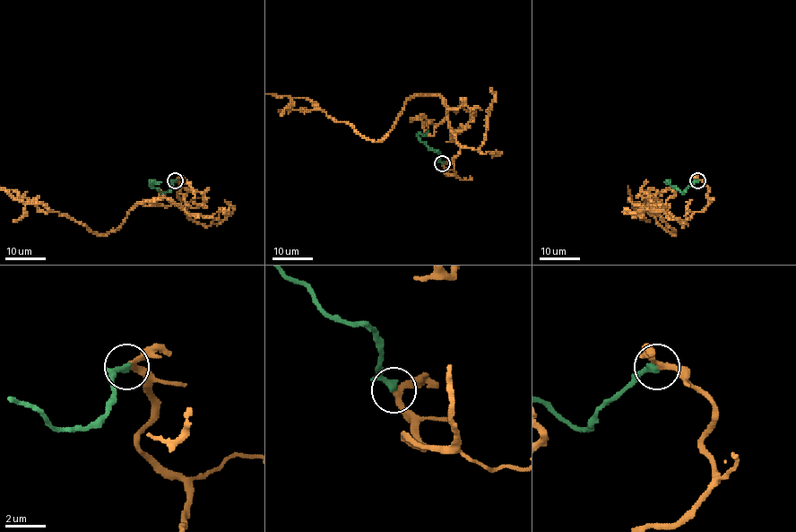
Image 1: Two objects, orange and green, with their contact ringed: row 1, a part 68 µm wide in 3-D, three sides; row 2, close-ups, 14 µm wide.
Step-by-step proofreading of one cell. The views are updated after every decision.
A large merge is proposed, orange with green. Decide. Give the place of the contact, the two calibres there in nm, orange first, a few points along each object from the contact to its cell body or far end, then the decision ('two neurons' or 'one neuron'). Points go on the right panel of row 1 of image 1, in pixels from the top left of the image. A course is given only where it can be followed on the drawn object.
at (697, 180); 260 nm thick on the orange side, 320 nm on the other; green runs (697, 180), (681, 192), (664, 181); one neuron

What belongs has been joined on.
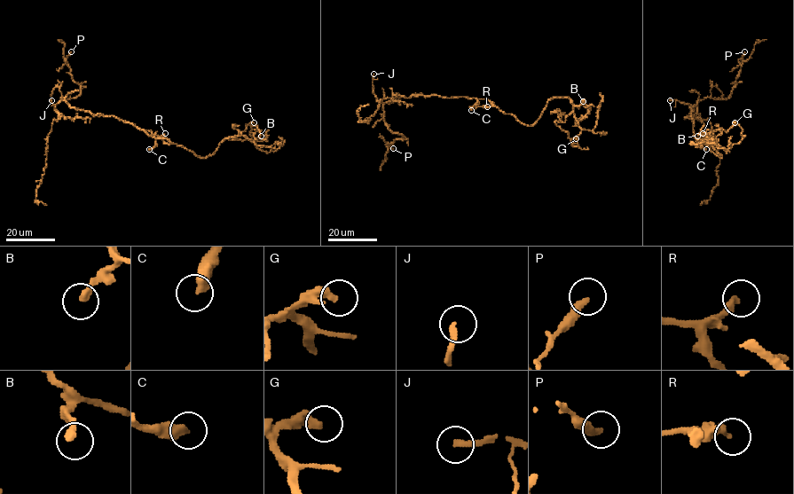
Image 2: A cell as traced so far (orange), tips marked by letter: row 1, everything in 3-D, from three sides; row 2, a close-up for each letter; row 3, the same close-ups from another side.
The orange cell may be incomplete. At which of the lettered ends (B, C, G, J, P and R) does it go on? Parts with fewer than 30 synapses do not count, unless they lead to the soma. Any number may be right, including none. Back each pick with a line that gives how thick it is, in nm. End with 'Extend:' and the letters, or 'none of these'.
C: 440 nm
G: 300 nm
Extend: C, G

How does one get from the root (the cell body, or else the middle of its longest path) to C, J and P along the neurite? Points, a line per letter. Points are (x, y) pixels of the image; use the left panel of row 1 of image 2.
C: (149, 136), (155, 139), (155, 144), (149, 149)
J: (149, 136), (144, 130), (112, 115), (91, 114), (72, 107), (64, 100), (54, 105), (51, 100)
P: (149, 136), (112, 115), (91, 114), (61, 99), (80, 91), (66, 62), (71, 51)

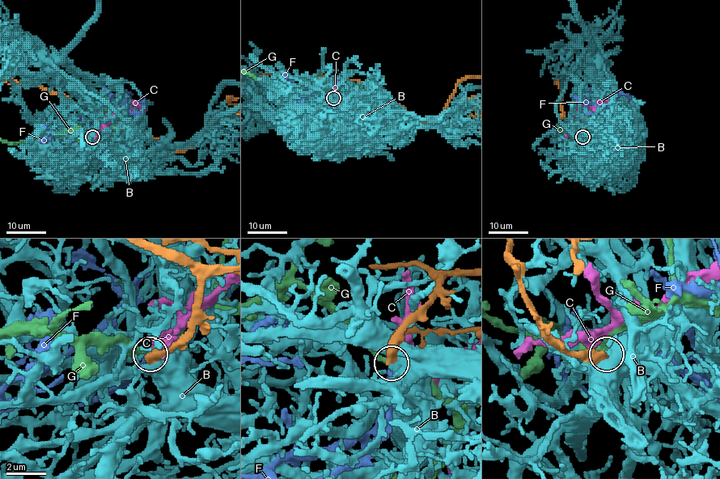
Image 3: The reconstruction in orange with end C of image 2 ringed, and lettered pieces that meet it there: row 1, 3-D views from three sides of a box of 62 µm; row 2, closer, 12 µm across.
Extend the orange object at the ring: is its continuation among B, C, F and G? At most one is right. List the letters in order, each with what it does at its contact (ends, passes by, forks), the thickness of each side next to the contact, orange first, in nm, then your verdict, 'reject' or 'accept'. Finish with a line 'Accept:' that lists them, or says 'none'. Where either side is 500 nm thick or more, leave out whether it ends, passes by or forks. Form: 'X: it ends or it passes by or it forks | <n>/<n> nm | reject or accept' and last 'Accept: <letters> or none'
B: 600/600 nm | reject
C: 600/440 nm | reject
F: 500/480 nm | accept
G: 500/280 nm | reject
Accept: F

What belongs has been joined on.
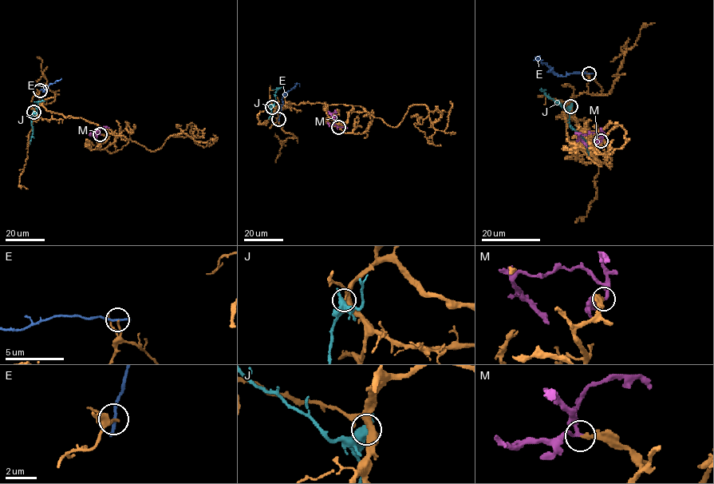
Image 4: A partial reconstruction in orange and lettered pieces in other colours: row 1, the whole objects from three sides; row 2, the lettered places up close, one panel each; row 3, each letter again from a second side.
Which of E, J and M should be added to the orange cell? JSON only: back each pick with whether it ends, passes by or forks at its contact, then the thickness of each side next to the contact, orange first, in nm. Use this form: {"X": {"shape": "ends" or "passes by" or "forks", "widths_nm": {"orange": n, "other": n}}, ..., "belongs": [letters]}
{"M": {"shape": "passes by", "widths_nm": {"orange": 240, "other": 220}}, "belongs": ["M"]}

